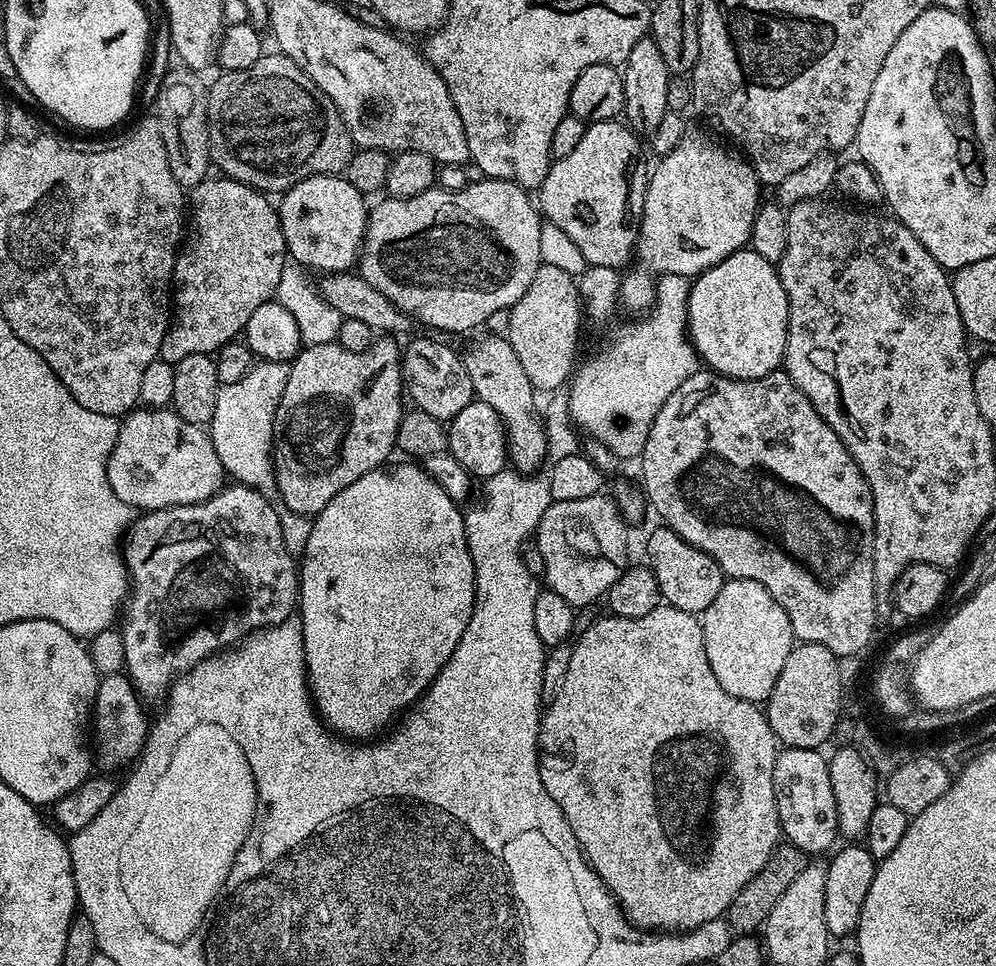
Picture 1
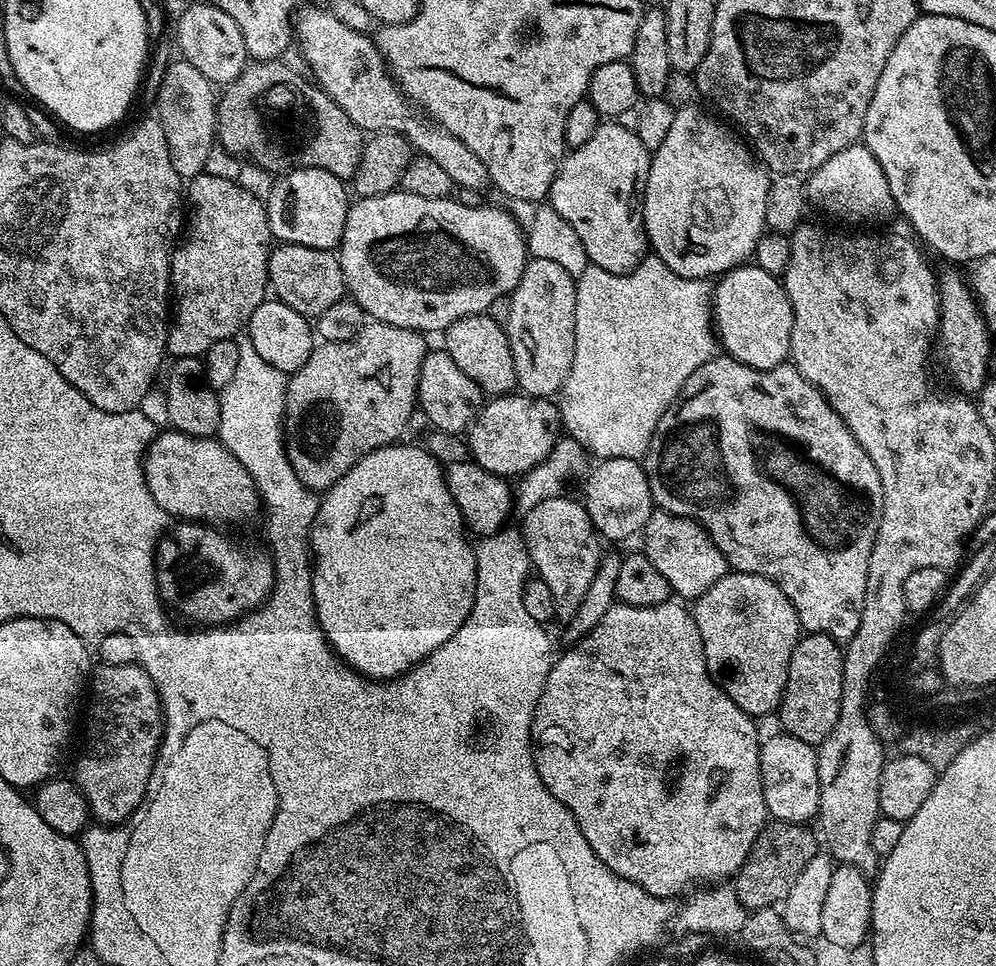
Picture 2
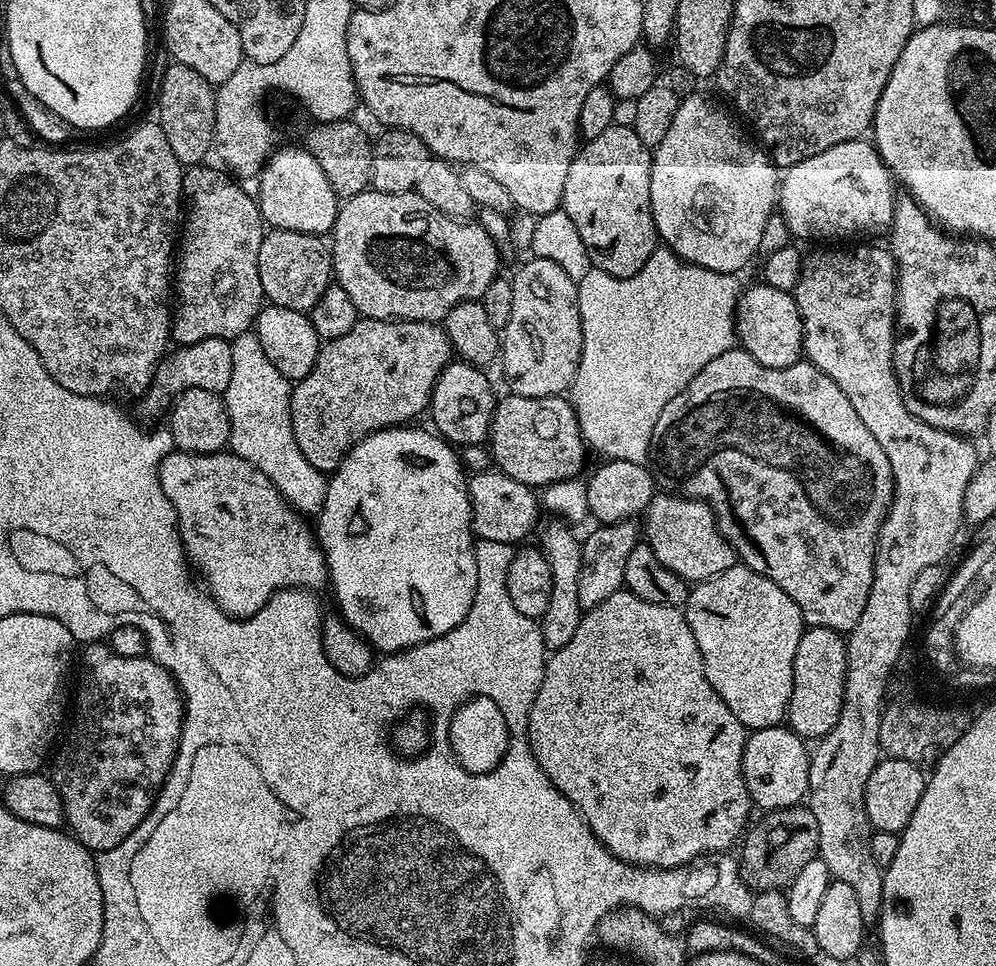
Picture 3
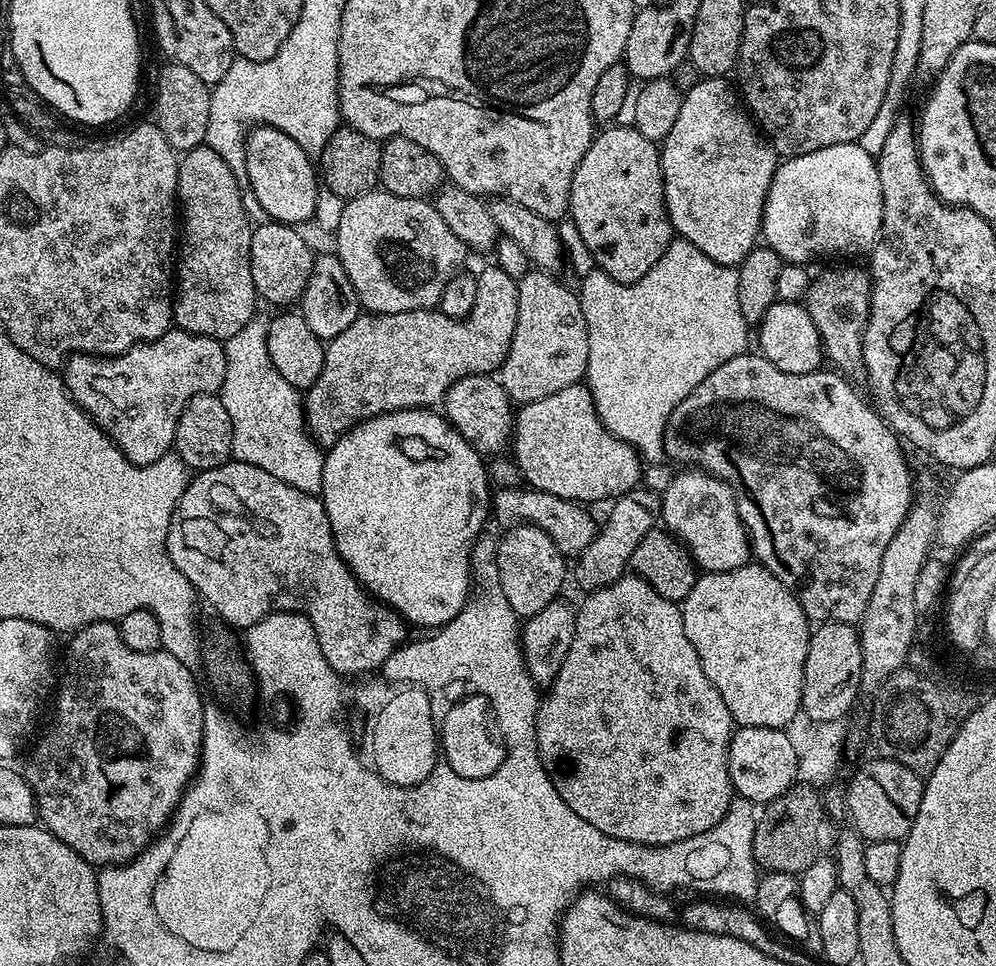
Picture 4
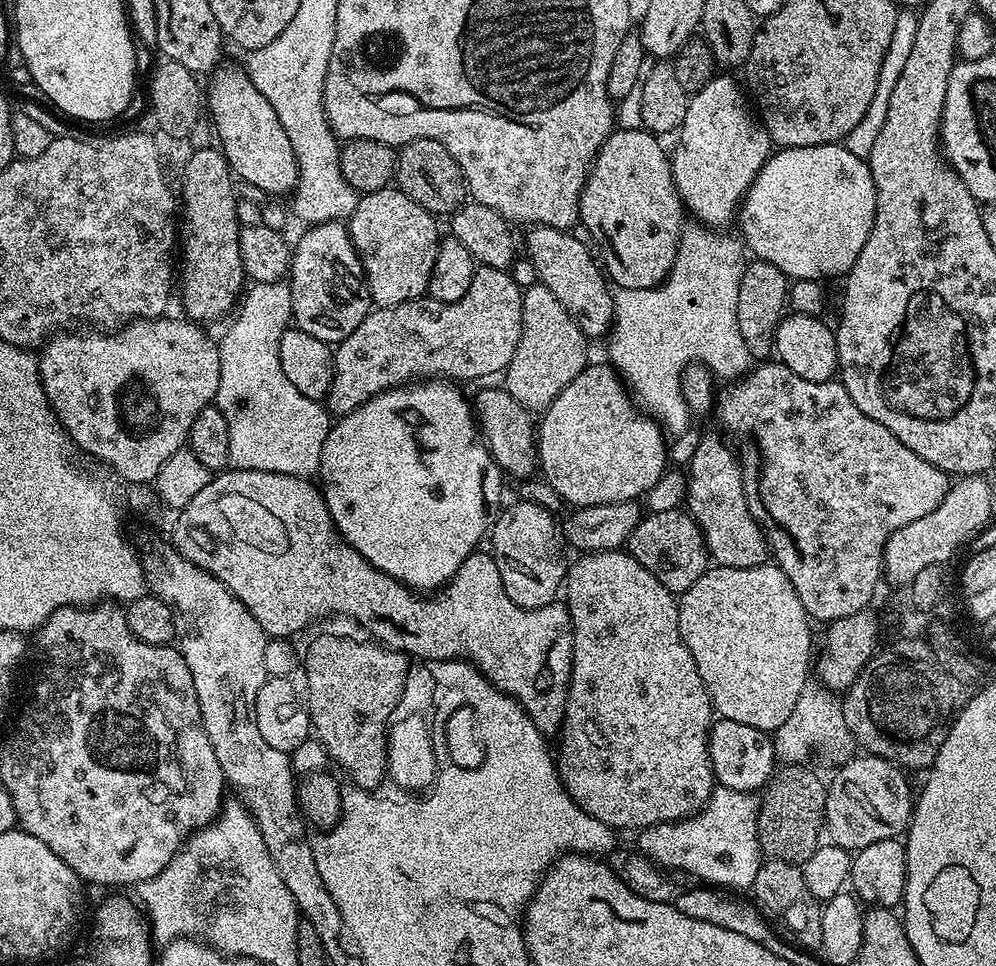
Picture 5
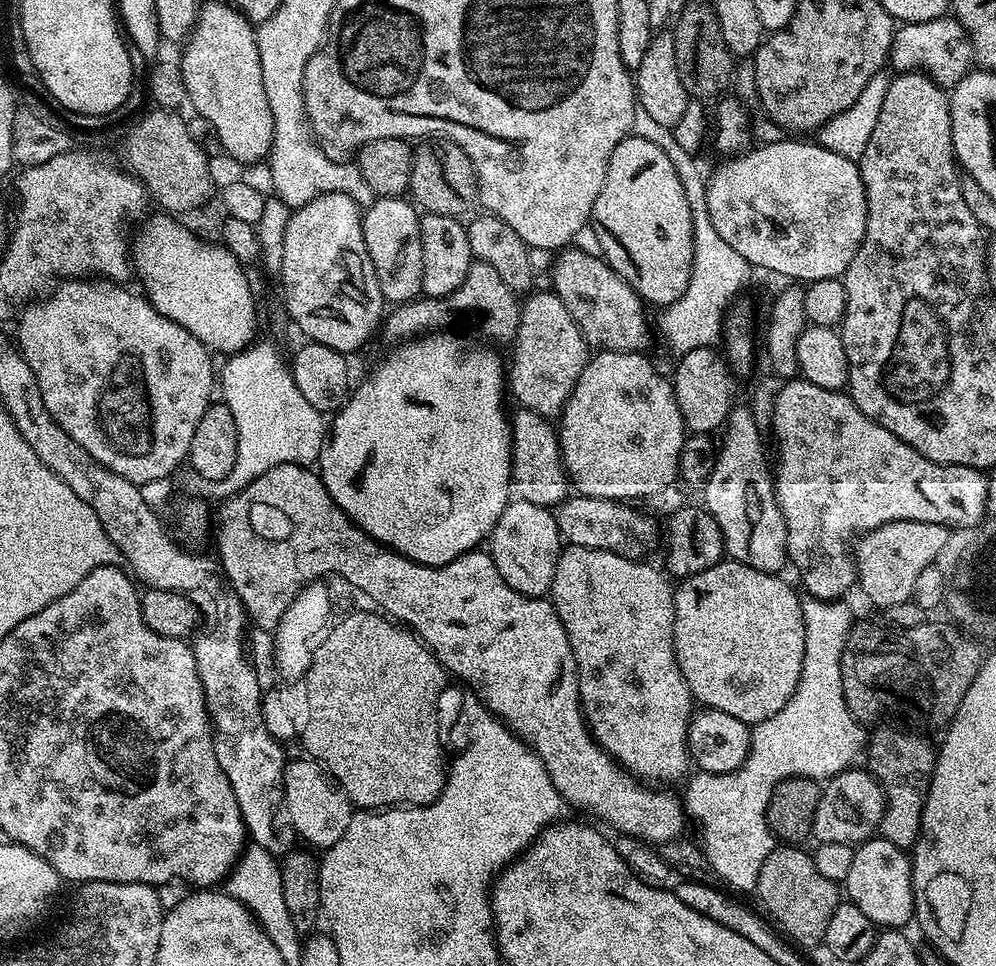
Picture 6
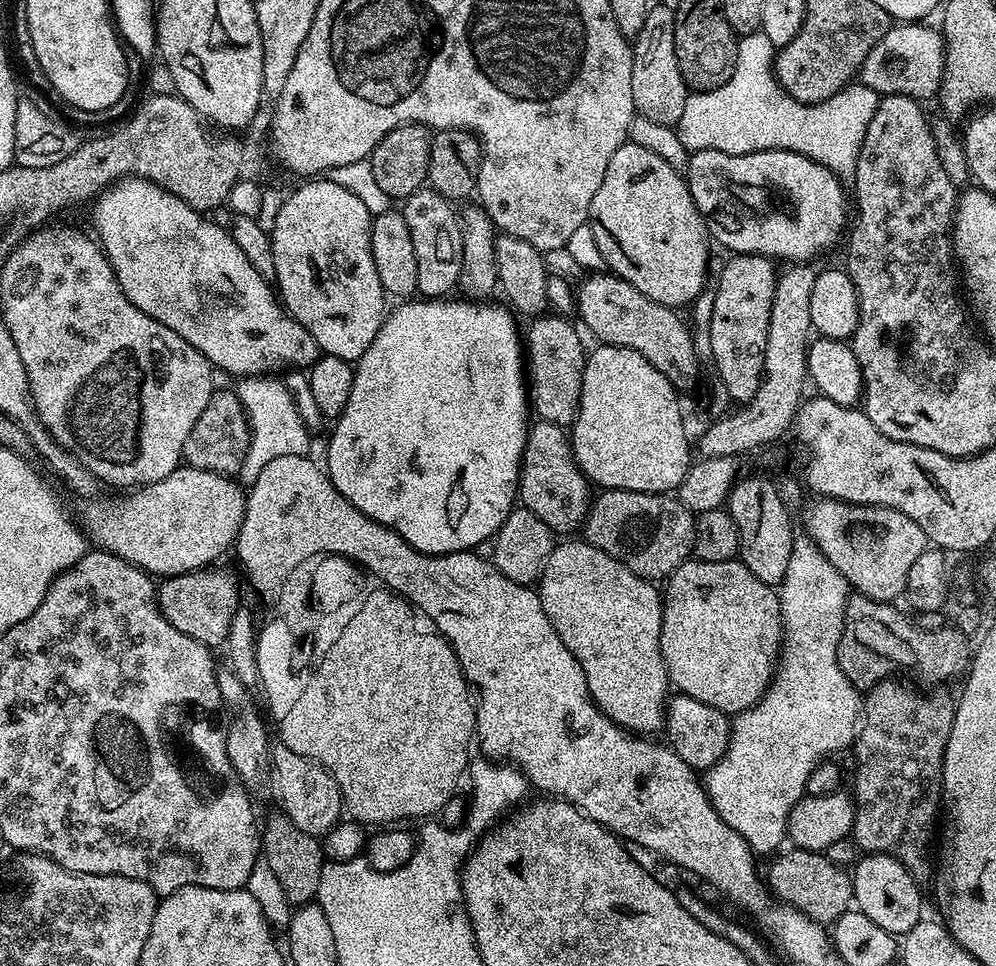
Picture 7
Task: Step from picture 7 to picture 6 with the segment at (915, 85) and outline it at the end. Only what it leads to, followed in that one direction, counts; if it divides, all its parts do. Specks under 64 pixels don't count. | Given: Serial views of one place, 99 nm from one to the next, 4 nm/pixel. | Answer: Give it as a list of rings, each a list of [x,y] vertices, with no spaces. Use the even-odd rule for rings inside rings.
[[[951,14],[939,16],[930,22],[901,23],[892,37],[892,48],[888,52],[888,58],[893,73],[923,70],[933,82],[945,90],[955,88],[957,82],[974,68],[970,38],[956,17]]]

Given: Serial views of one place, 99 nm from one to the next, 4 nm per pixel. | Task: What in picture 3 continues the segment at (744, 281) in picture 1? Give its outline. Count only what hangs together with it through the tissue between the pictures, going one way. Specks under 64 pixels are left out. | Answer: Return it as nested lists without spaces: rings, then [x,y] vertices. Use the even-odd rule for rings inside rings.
[[[757,282],[753,288],[745,287],[740,294],[740,303],[736,306],[736,339],[739,347],[752,355],[762,366],[785,368],[798,363],[804,356],[804,327],[795,295],[774,290],[774,286],[763,282]]]

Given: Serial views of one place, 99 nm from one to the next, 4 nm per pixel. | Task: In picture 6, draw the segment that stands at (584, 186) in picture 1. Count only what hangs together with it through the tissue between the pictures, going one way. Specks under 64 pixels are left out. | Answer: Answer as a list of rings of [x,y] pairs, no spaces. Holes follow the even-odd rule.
[[[630,134],[614,146],[614,154],[610,154],[610,162],[606,166],[602,190],[598,190],[598,198],[594,202],[591,223],[590,232],[596,235],[600,243],[599,255],[639,294],[641,300],[649,305],[667,306],[682,298],[690,280],[694,256],[690,202],[686,202],[682,182],[678,182],[678,170],[674,170],[670,158],[666,158],[654,142],[646,142],[646,138]]]

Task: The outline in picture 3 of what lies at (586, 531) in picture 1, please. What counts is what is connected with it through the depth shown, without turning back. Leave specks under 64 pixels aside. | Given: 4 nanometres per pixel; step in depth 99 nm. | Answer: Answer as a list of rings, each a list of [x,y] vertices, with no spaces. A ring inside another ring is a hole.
[[[564,524],[543,525],[539,533],[539,547],[548,559],[550,574],[552,575],[552,589],[550,590],[550,606],[547,613],[539,617],[540,633],[544,639],[545,649],[555,650],[566,646],[570,638],[574,638],[574,630],[578,630],[578,622],[582,609],[578,600],[578,578],[582,566],[581,541]]]

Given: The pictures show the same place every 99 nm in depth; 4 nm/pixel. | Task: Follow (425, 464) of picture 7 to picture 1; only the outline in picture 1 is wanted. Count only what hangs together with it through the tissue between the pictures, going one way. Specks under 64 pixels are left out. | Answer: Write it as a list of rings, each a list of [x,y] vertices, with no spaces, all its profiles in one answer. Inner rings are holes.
[[[393,463],[378,467],[370,474],[362,474],[362,478],[350,482],[342,494],[334,494],[334,498],[330,498],[330,502],[326,502],[324,509],[312,520],[310,538],[302,553],[304,561],[301,559],[298,564],[298,619],[304,635],[304,666],[308,670],[312,703],[320,719],[335,735],[352,742],[368,742],[387,733],[393,727],[392,719],[407,713],[428,691],[442,666],[446,666],[450,654],[454,654],[476,605],[476,567],[470,558],[461,505],[454,503],[446,490],[424,473],[419,463],[404,463],[408,464]]]

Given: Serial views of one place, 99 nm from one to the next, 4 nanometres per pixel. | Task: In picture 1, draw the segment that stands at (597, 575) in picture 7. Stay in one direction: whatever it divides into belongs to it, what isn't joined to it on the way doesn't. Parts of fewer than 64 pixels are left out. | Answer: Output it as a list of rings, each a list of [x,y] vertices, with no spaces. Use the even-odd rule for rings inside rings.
[[[662,602],[654,610],[650,610],[650,614],[646,614],[642,618],[622,618],[611,614],[605,615],[605,617],[605,620],[593,619],[589,627],[575,637],[572,644],[573,654],[570,657],[566,676],[561,679],[556,691],[551,694],[540,717],[538,755],[542,786],[546,786],[546,794],[550,794],[550,798],[554,798],[554,802],[558,802],[566,822],[570,822],[570,830],[574,830],[574,838],[578,842],[580,851],[584,853],[585,861],[596,871],[596,877],[616,897],[616,903],[622,909],[625,920],[632,927],[647,930],[653,934],[683,934],[692,931],[693,928],[701,928],[711,920],[721,919],[727,913],[730,902],[734,902],[734,898],[743,890],[746,882],[750,882],[750,878],[757,876],[762,870],[762,866],[766,866],[766,862],[776,853],[777,847],[781,843],[782,833],[780,831],[780,819],[778,818],[778,806],[774,798],[774,762],[778,751],[778,741],[776,735],[772,733],[772,727],[765,709],[760,704],[751,704],[748,700],[734,698],[734,694],[726,694],[726,690],[722,690],[722,686],[718,686],[718,678],[714,678],[714,670],[710,670],[710,658],[706,658],[704,625],[693,613],[672,608]]]

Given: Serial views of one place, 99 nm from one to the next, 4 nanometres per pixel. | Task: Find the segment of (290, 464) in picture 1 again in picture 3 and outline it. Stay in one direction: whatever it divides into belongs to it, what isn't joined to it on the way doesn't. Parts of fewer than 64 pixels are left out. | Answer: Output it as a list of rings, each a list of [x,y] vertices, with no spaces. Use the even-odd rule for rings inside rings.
[[[357,319],[356,325],[342,338],[321,343],[314,370],[292,384],[290,418],[298,450],[310,466],[331,474],[356,443],[384,428],[407,425],[420,411],[429,407],[438,374],[453,359],[452,343],[443,327],[431,320]]]

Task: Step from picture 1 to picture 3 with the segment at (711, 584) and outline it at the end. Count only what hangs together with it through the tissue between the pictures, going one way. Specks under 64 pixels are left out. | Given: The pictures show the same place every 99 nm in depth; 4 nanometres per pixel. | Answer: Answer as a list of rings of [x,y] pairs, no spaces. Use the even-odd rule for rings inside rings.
[[[657,491],[647,511],[643,513],[643,520],[643,535],[646,543],[654,550],[654,555],[658,557],[658,562],[662,562],[666,570],[674,570],[674,574],[684,580],[709,580],[722,574],[722,570],[730,570],[738,562],[736,551],[716,525],[716,515],[712,508],[700,500]]]

